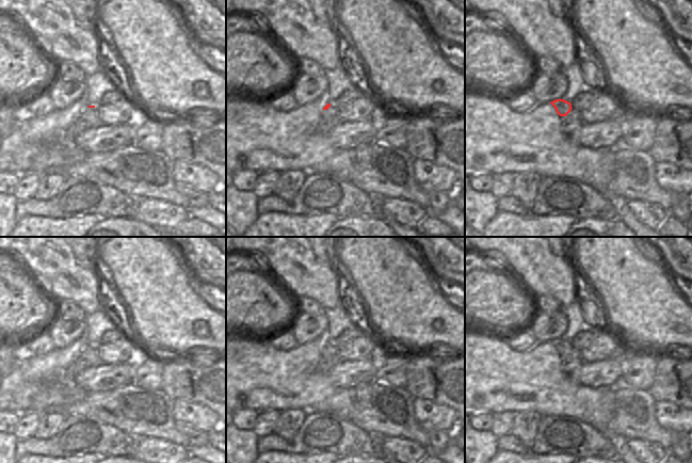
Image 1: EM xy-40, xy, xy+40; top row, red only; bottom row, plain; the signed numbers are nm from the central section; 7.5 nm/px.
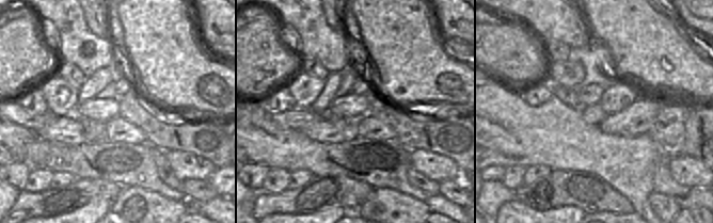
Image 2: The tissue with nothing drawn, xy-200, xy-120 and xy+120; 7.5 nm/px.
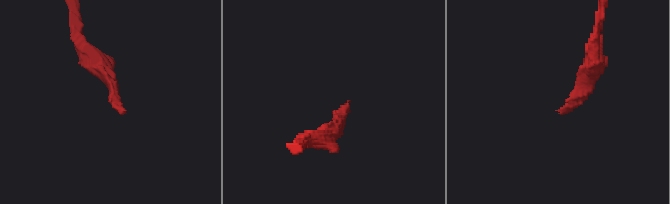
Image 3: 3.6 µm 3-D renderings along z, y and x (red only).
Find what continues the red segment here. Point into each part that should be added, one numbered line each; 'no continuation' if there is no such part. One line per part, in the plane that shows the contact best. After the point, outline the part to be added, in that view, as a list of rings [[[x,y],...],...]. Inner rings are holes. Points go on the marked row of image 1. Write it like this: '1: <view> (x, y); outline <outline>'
no continuation

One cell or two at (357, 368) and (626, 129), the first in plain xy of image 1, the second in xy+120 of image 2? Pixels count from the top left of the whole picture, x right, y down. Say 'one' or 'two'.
one

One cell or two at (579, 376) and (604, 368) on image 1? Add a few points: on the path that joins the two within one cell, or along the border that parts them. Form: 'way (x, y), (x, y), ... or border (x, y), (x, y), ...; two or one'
way (585, 374), (597, 373); one

